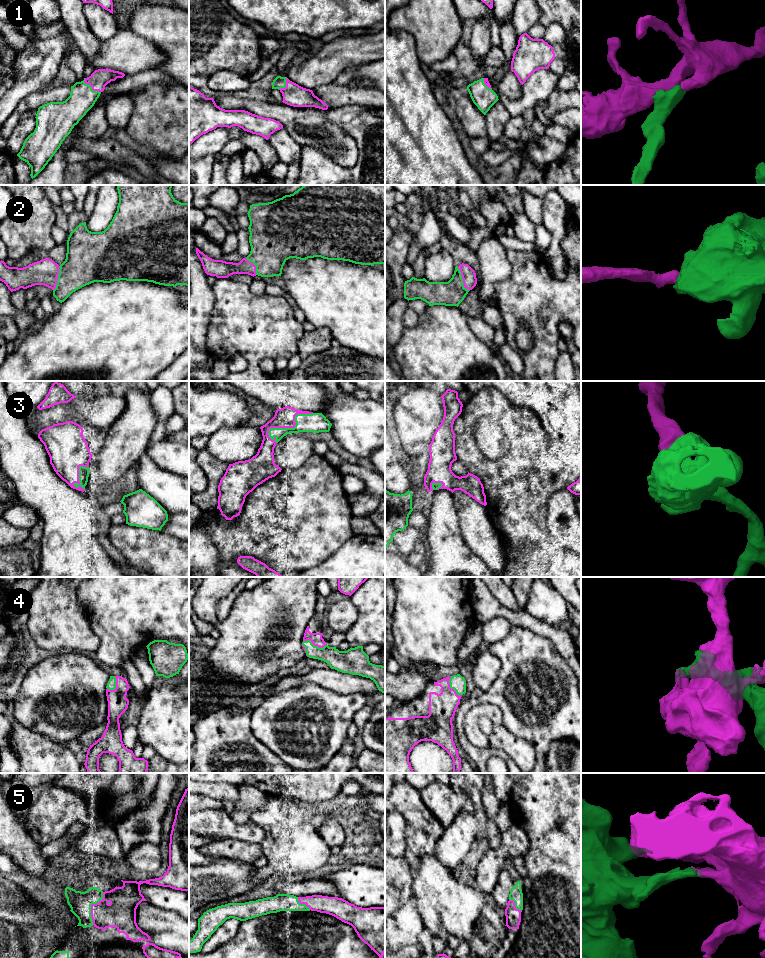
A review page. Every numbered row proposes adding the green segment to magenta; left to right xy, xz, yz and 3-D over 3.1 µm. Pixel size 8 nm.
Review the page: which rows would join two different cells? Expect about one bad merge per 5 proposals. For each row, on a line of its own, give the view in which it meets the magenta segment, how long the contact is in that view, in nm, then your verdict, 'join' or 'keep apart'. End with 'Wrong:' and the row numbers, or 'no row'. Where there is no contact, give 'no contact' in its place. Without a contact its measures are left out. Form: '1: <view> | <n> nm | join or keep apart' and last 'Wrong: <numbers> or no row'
1: xy | 180 nm | join
2: yz | 220 nm | join
3: xz | 400 nm | join
4: yz | 180 nm | join
5: xy | 280 nm | join
Wrong: no row

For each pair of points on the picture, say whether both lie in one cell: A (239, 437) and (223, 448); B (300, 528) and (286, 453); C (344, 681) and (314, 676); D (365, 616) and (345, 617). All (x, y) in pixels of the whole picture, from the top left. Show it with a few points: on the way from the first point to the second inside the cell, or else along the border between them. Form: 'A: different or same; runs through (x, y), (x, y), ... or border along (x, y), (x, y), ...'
A: same; runs through (235, 441), (232, 444), (227, 444)
B: different; border along (309, 457), (299, 467), (282, 470)
C: same; runs through (337, 681), (321, 677)
D: different; border along (350, 599), (357, 610), (357, 619), (345, 633)

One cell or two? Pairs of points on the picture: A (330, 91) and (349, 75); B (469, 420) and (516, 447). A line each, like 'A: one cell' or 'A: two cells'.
A: two cells
B: one cell

